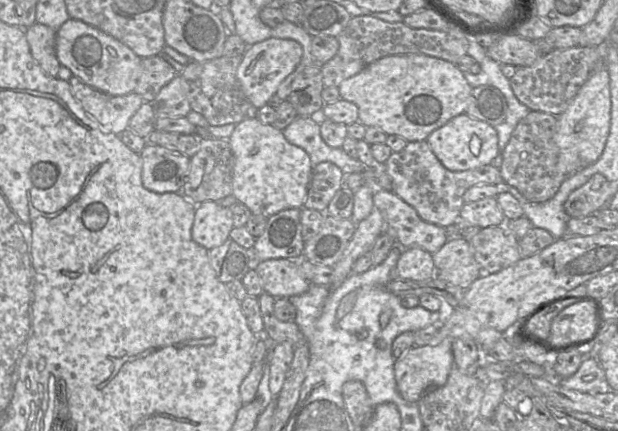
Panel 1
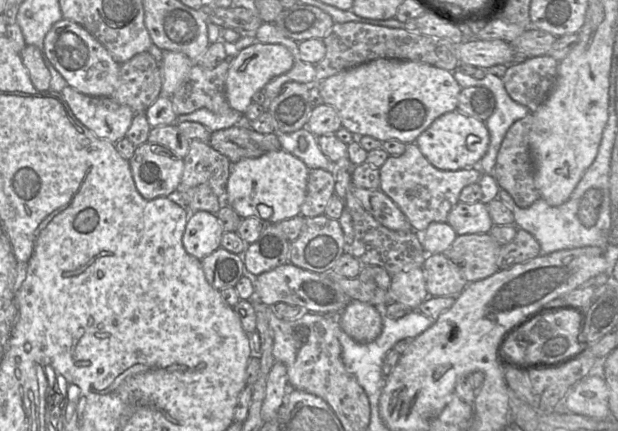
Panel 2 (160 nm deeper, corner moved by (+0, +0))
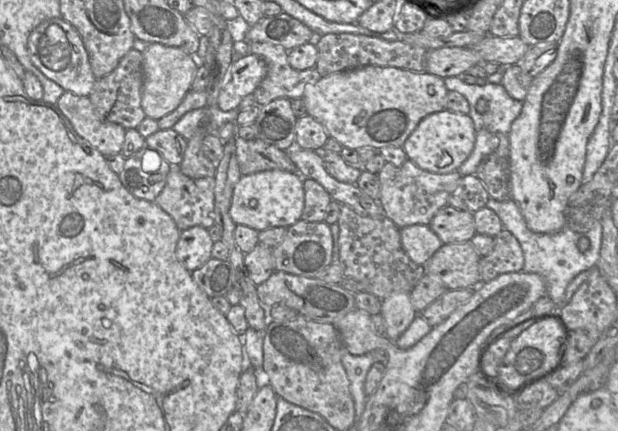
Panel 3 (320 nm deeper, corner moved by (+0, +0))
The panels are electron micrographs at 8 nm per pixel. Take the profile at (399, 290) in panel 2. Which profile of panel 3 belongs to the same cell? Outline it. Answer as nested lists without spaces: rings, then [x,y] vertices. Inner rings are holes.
[[[393,292],[382,300],[381,315],[385,336],[395,342],[408,328],[418,313],[410,301],[410,292]]]

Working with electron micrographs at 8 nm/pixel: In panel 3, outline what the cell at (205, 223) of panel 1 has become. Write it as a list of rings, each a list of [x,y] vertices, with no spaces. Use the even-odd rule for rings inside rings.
[[[190,227],[180,233],[176,257],[189,272],[193,272],[211,258],[213,244],[207,229]]]

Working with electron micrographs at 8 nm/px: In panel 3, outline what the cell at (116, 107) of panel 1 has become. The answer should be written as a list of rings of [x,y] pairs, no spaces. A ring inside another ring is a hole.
[[[64,90],[56,105],[70,121],[74,130],[103,156],[122,151],[127,129],[100,119],[88,96]]]

